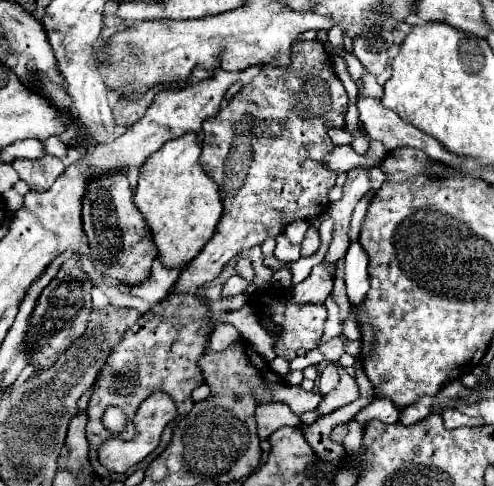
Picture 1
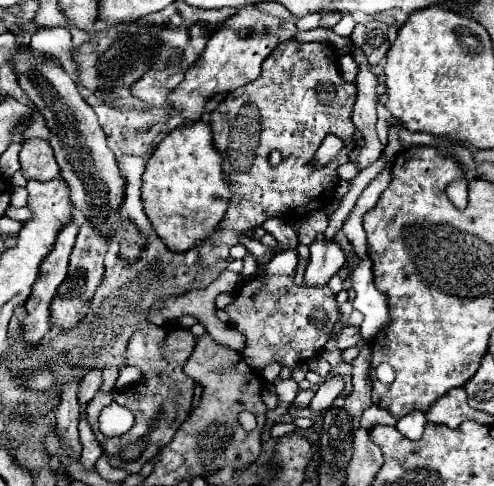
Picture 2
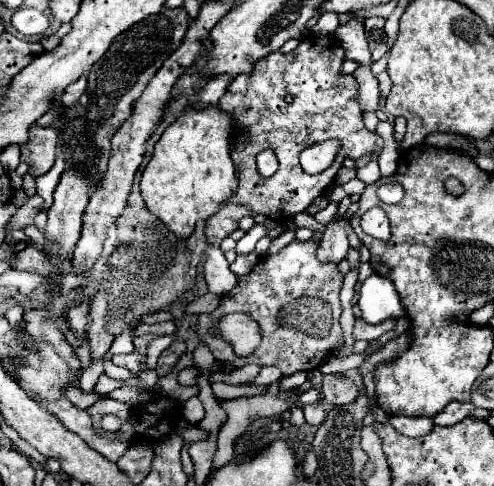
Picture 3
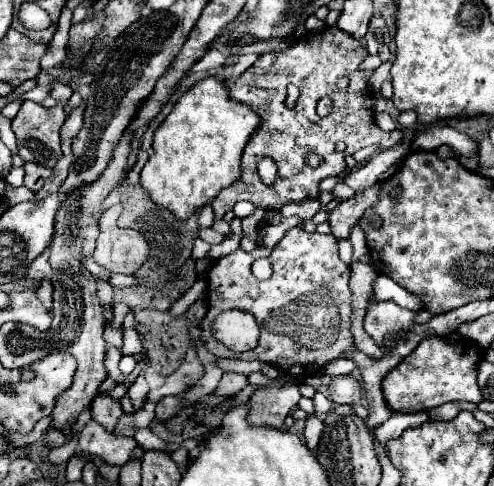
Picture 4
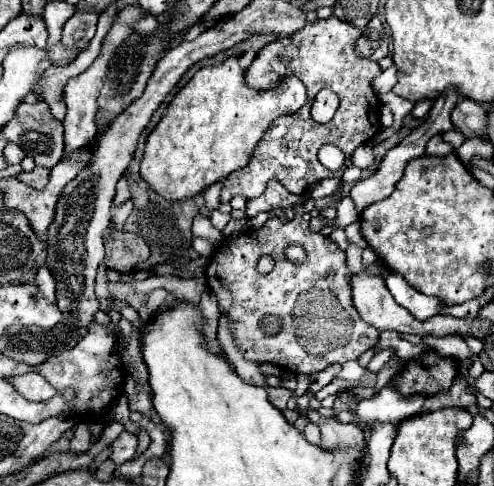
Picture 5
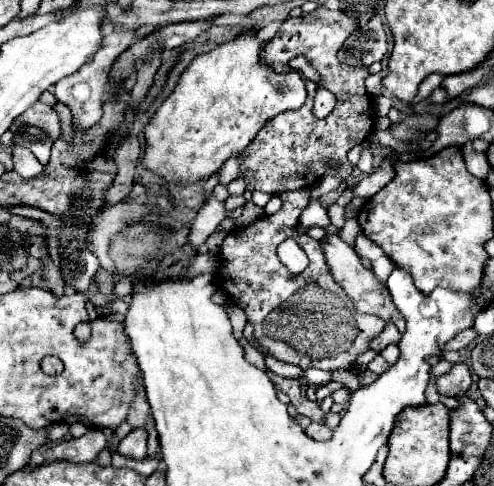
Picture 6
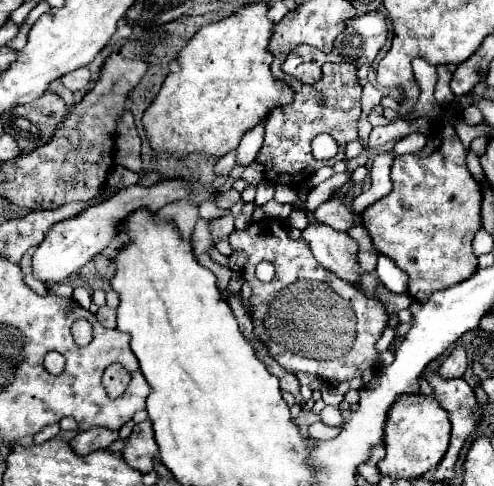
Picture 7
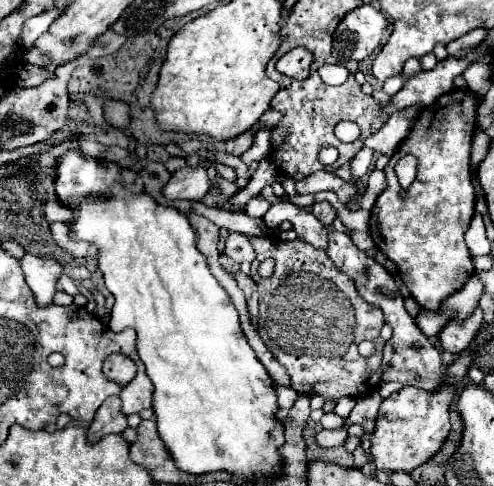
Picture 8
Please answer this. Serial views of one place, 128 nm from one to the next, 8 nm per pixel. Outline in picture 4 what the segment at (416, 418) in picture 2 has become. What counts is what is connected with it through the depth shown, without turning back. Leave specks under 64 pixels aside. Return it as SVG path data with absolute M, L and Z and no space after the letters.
M392 412L392 416L376 426L372 430L374 434L374 442L380 444L384 450L386 450L386 444L394 438L398 438L406 428L412 428L412 426L420 426L428 420L428 414L426 412L410 412L410 414L404 414L404 412Z

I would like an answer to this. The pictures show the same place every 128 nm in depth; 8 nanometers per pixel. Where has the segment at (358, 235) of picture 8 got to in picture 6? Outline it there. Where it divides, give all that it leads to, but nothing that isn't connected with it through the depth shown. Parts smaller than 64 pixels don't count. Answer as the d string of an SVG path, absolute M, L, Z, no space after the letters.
M330 234L330 236L322 238L320 246L322 246L322 252L324 252L326 264L330 268L330 274L344 288L344 292L352 298L356 310L358 312L366 312L366 314L376 314L376 316L384 318L386 322L394 322L398 326L398 330L404 332L404 318L400 316L400 312L396 312L396 306L392 304L392 298L388 296L388 290L384 288L382 282L376 280L376 276L372 274L372 270L368 270L368 268L362 266L362 260L354 252L354 248L348 246L338 234Z

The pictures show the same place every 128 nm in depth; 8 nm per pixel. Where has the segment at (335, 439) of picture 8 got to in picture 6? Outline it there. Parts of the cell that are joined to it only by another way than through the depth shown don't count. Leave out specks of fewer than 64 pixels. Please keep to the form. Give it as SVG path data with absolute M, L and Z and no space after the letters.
M312 422L308 428L306 428L306 434L314 440L330 440L332 438L332 430L326 428L324 424L318 424L318 422Z

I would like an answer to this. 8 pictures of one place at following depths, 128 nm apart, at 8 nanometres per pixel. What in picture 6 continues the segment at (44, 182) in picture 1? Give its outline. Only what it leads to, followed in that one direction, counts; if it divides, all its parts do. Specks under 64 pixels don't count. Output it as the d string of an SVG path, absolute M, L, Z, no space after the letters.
M36 102L28 112L20 114L14 122L12 128L16 144L28 148L40 164L46 164L50 158L50 148L60 136L60 120L54 110L54 106Z

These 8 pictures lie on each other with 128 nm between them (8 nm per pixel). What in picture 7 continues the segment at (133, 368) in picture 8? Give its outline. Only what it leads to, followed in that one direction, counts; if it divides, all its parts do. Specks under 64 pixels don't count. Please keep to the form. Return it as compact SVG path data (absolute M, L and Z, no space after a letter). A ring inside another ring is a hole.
M110 364L106 370L104 370L104 376L102 376L102 382L108 390L108 396L122 396L124 390L128 388L132 380L132 374L122 366L122 364ZM92 426L86 432L80 432L74 440L72 440L72 448L76 450L76 454L84 456L90 452L96 452L100 448L108 448L114 440L118 440L118 430L108 430L102 426Z

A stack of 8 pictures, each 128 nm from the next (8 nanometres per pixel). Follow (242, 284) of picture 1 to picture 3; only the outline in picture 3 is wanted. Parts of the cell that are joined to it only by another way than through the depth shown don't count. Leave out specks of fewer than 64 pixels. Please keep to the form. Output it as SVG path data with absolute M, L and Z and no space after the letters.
M264 222L264 224L254 224L240 240L238 240L238 244L236 244L236 252L238 254L248 254L248 252L254 252L254 246L256 246L256 242L262 238L262 236L266 236L266 230L268 230L268 224Z

